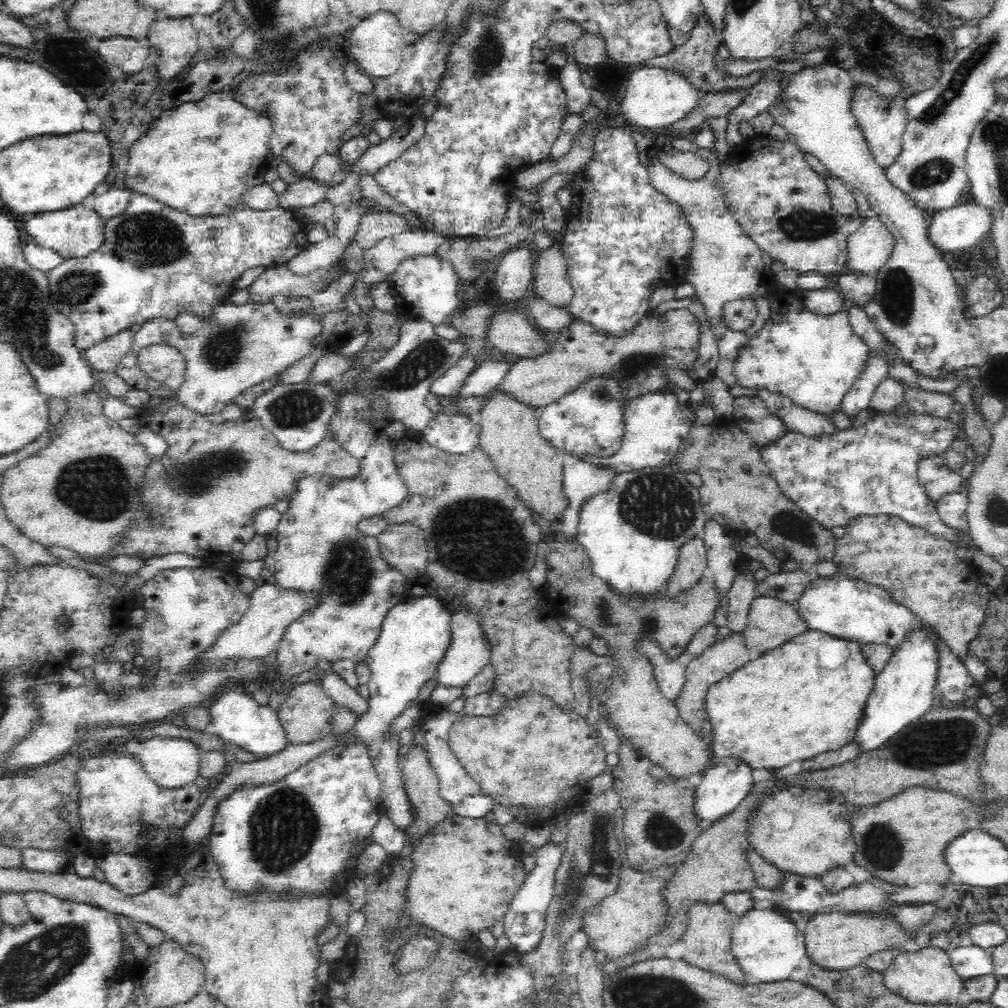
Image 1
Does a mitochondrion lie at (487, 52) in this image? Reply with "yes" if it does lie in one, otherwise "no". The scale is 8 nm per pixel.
yes

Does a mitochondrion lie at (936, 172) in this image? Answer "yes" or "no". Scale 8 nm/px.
yes

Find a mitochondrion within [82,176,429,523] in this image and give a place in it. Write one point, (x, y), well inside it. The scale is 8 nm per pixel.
(147, 237)

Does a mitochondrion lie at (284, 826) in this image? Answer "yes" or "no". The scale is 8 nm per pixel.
yes

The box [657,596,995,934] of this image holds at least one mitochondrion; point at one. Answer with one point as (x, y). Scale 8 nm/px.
(961, 737)

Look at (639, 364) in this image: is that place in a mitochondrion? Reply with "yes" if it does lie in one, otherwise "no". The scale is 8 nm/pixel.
yes

